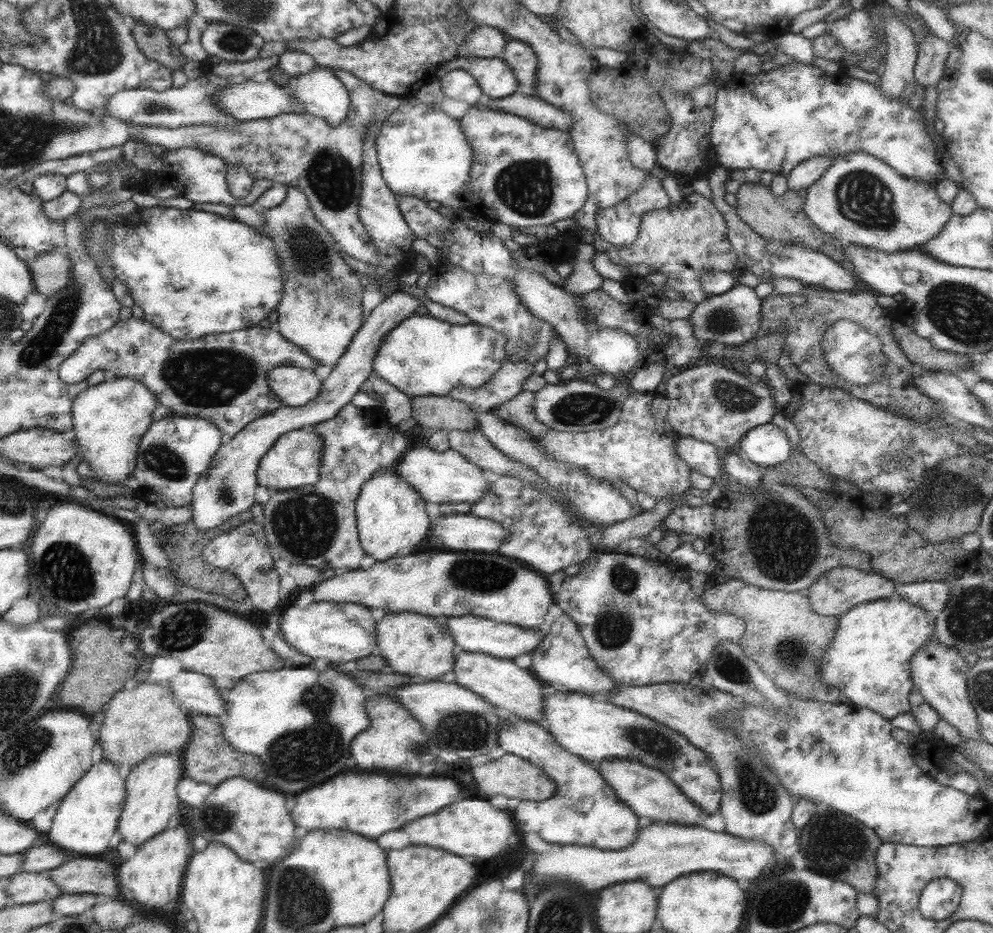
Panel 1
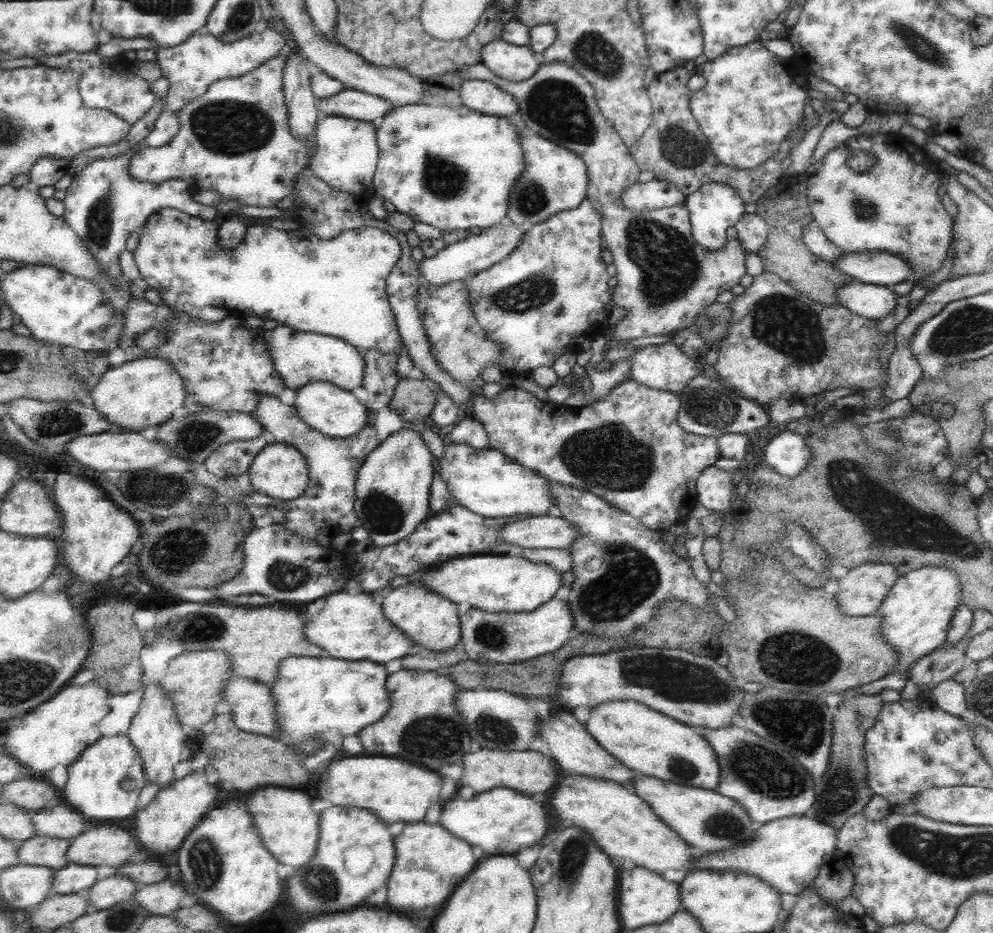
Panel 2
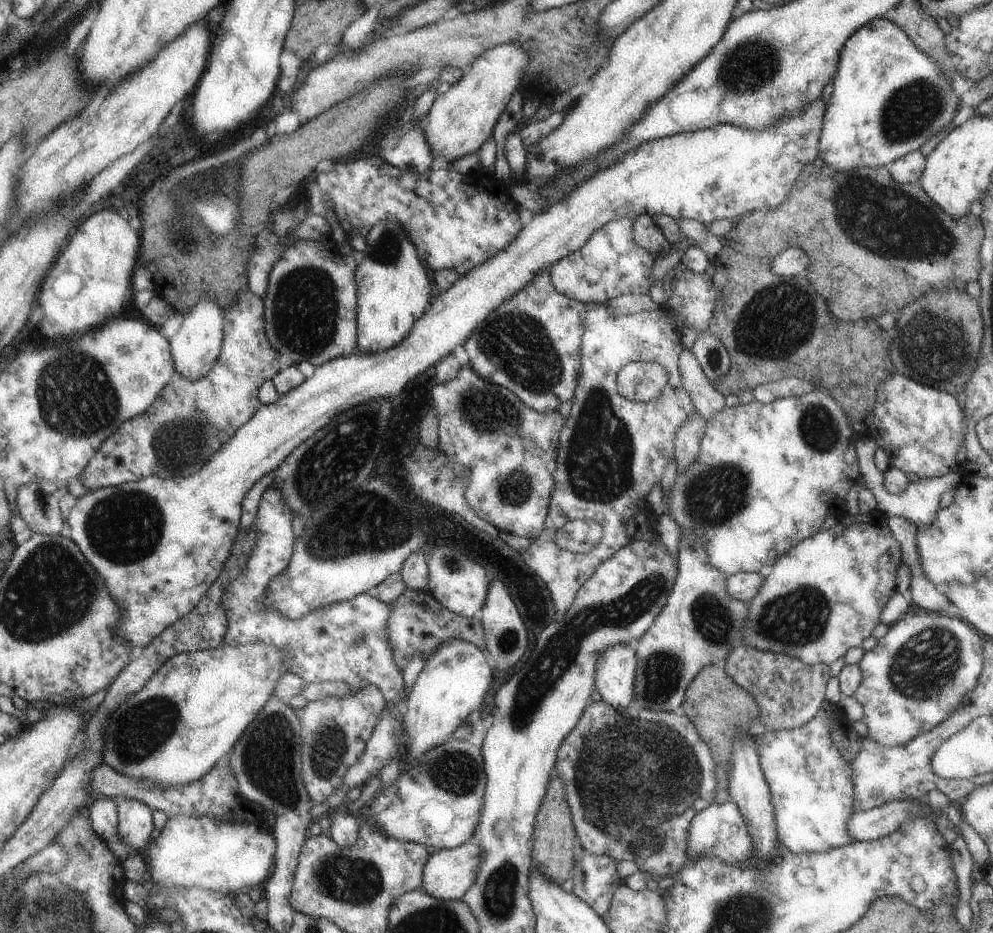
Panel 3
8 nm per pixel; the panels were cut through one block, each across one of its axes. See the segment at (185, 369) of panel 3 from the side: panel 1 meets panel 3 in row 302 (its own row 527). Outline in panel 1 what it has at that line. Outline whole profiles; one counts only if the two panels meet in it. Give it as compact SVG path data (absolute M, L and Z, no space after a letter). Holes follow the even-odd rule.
M401 290L387 296L381 304L377 304L365 316L361 328L357 330L357 334L353 334L353 340L345 348L345 354L341 354L341 358L335 362L331 372L321 380L319 394L311 402L307 402L301 408L285 408L285 406L281 406L275 412L249 422L231 440L223 442L219 446L217 454L213 456L213 462L209 464L209 468L201 474L201 478L193 486L193 492L191 492L193 494L193 498L191 498L191 522L193 522L193 526L197 530L201 530L201 532L207 532L207 530L217 528L225 520L249 510L251 504L255 502L257 466L259 466L259 460L263 458L263 454L267 454L267 450L283 434L289 434L291 430L311 428L315 424L319 424L319 422L331 420L331 418L337 416L339 410L349 406L353 396L359 392L359 386L373 372L373 358L375 358L375 354L379 350L381 340L393 328L397 328L403 320L411 318L419 306L421 306L421 302L417 298L413 298L411 294L405 294Z

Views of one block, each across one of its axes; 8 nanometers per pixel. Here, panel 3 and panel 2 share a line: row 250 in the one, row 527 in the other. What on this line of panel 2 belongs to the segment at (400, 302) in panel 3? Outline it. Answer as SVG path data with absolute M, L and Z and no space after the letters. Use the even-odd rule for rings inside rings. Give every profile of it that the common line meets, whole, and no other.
M399 430L389 434L363 462L355 480L353 510L359 524L369 532L369 542L375 548L391 546L407 538L425 522L429 508L429 492L433 480L431 452L419 432Z

